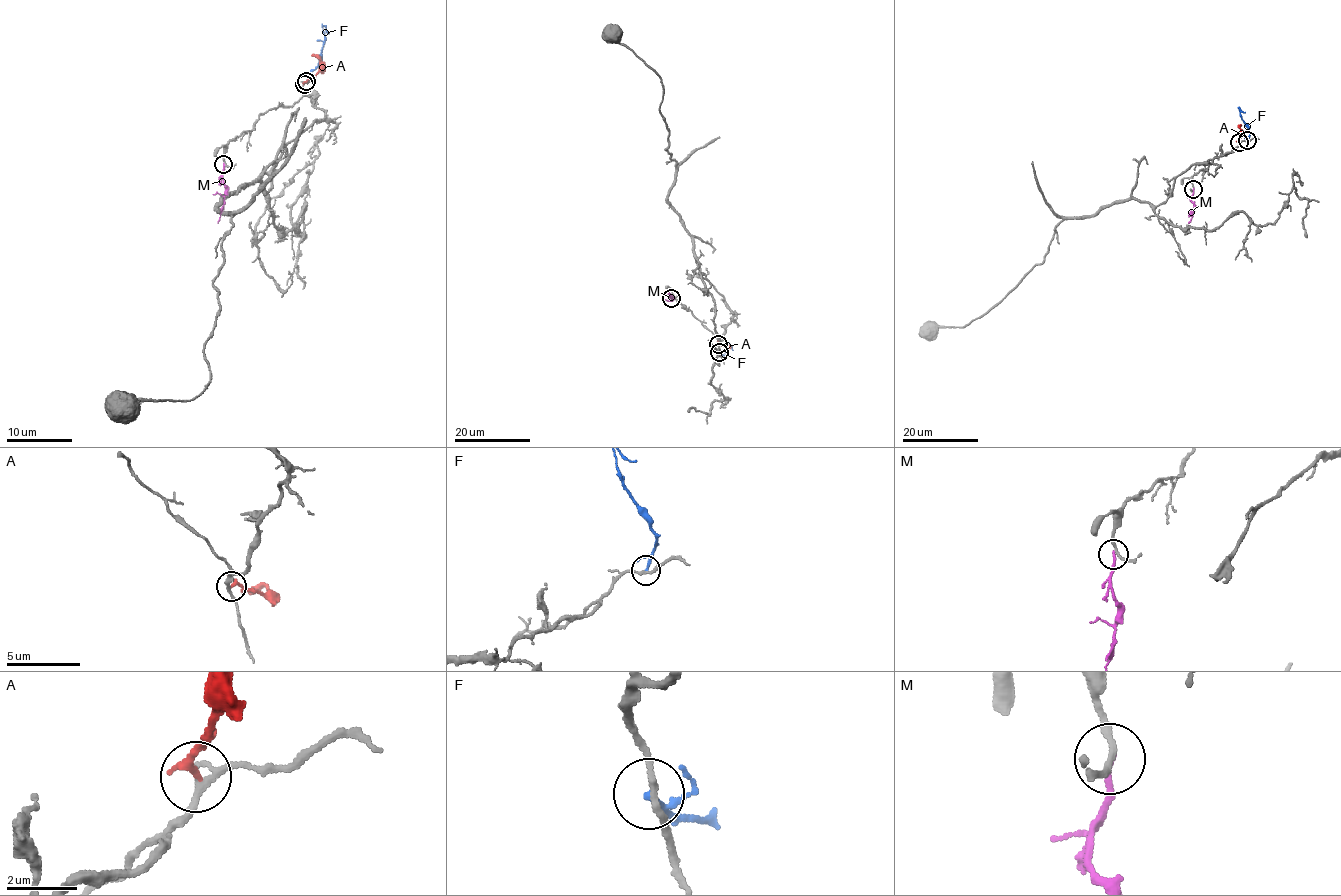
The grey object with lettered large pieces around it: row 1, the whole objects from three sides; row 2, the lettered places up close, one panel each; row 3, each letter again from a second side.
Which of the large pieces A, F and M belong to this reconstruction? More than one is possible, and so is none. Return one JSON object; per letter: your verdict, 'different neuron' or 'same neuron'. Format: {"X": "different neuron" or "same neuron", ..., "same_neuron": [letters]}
{"A": "same neuron", "F": "different neuron", "M": "different neuron", "same_neuron": ["A"]}

